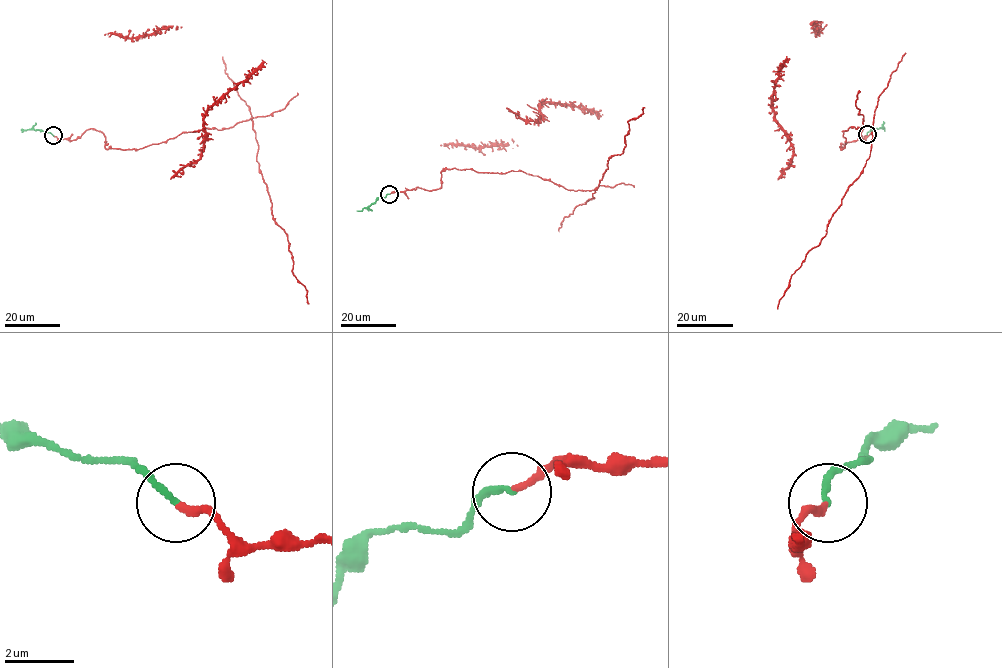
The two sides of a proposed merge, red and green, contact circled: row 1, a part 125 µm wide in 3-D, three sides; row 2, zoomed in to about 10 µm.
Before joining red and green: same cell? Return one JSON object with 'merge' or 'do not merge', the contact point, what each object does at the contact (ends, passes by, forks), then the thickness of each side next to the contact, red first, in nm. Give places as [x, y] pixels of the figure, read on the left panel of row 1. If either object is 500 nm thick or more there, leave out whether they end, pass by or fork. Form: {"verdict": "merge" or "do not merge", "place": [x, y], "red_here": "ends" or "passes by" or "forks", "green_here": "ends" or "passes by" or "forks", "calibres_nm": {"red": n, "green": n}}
{"verdict": "do not merge", "place": [53, 135], "red_here": "ends", "green_here": "ends", "calibres_nm": {"red": 200, "green": 190}}

